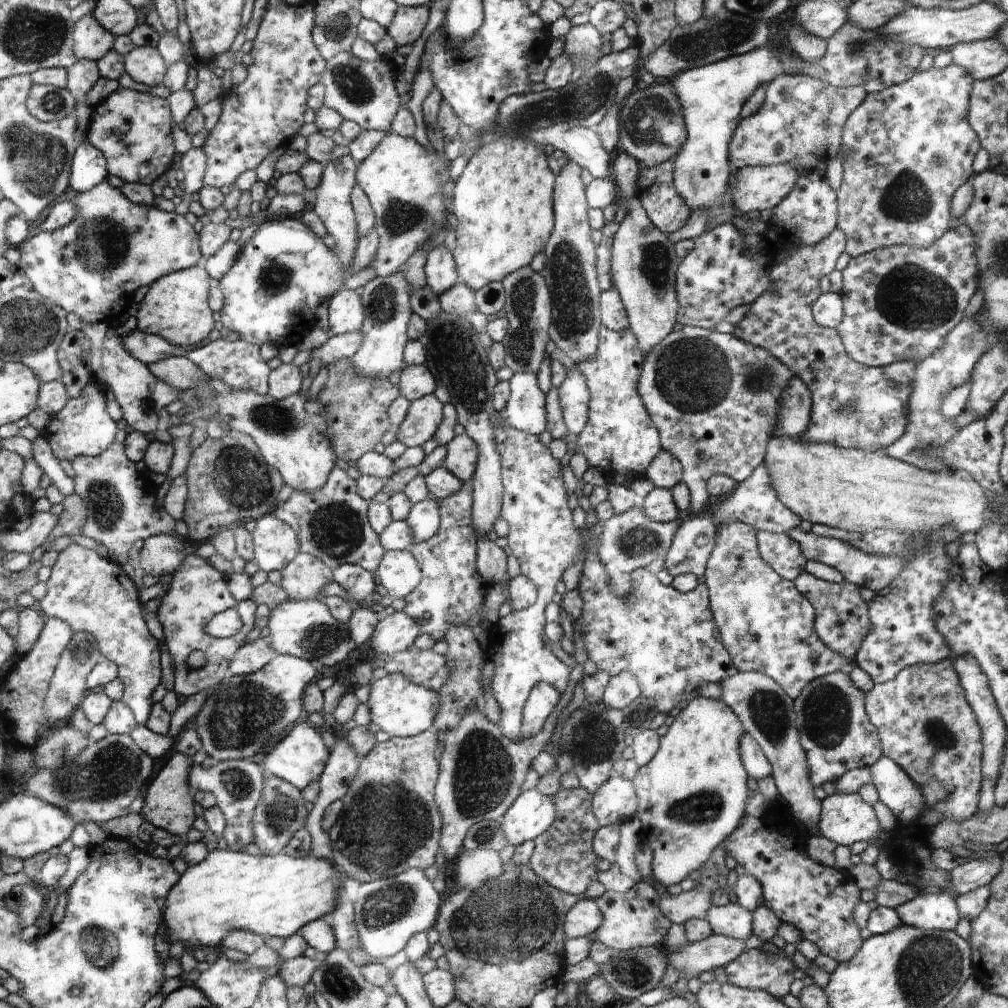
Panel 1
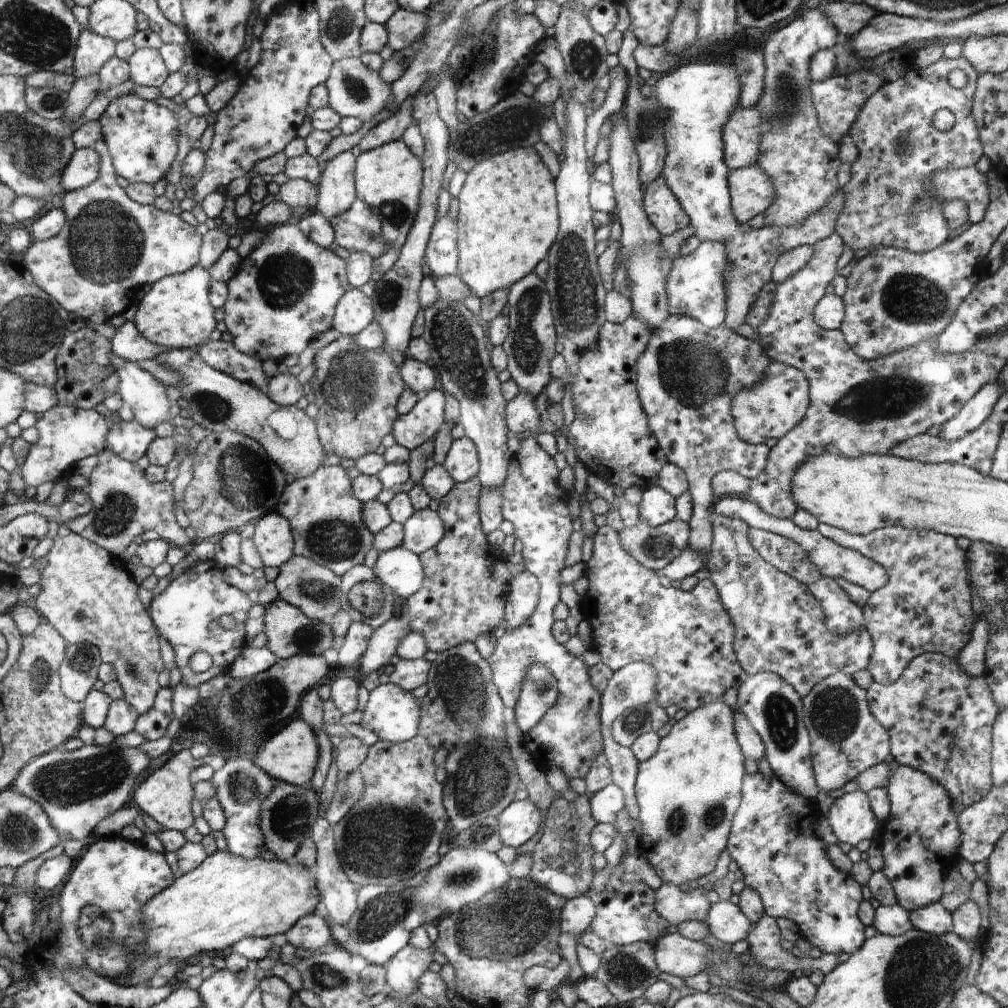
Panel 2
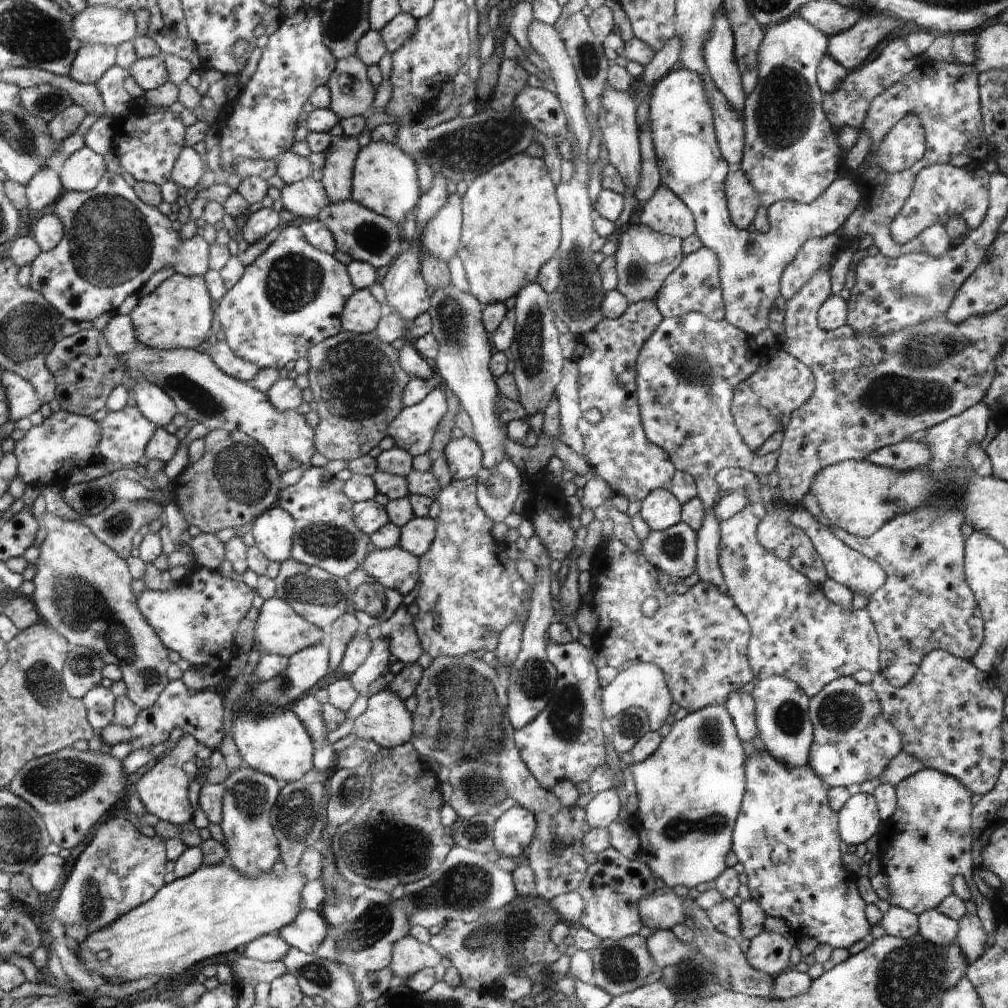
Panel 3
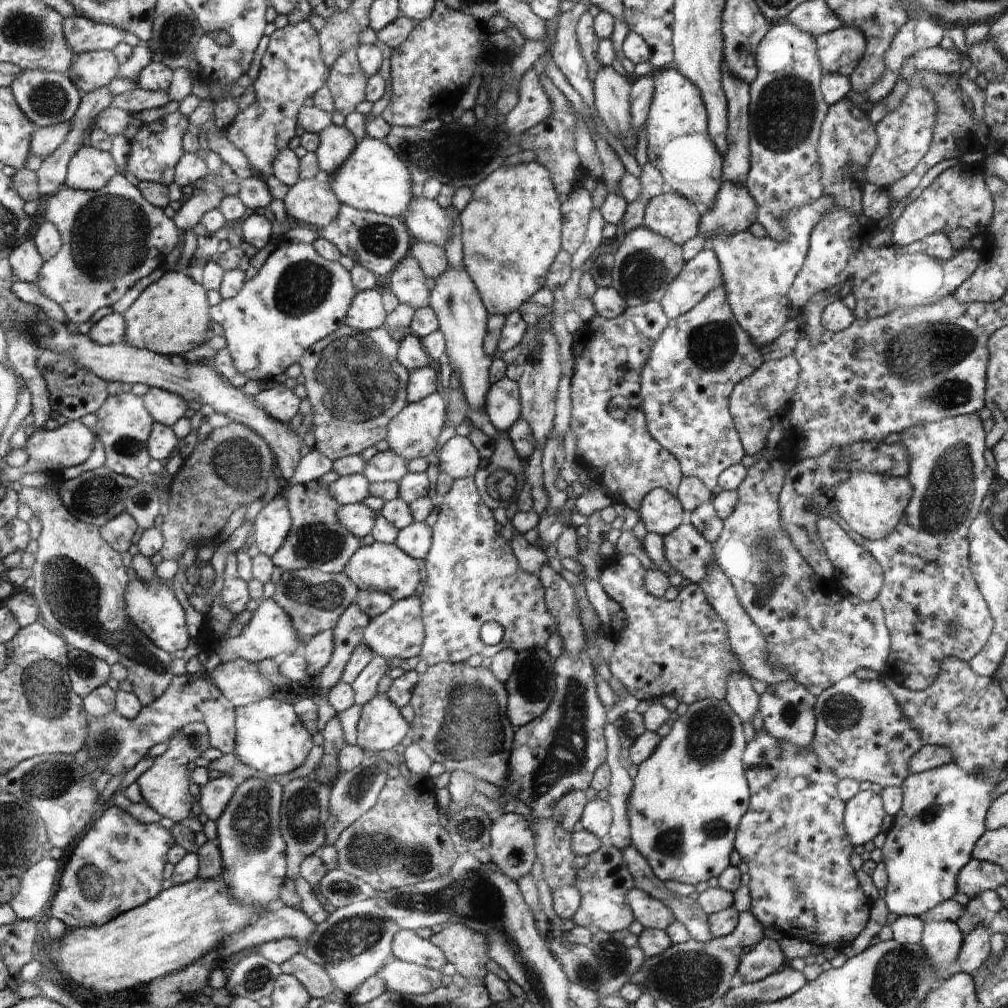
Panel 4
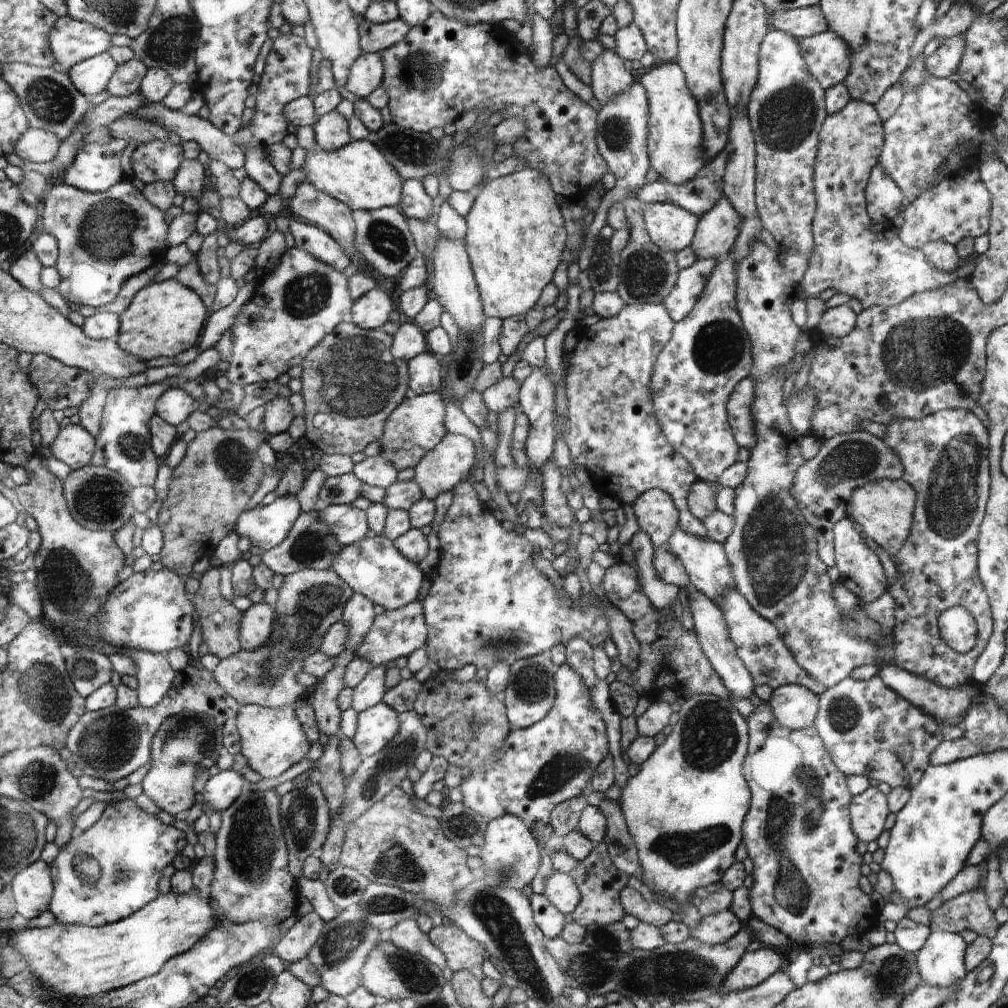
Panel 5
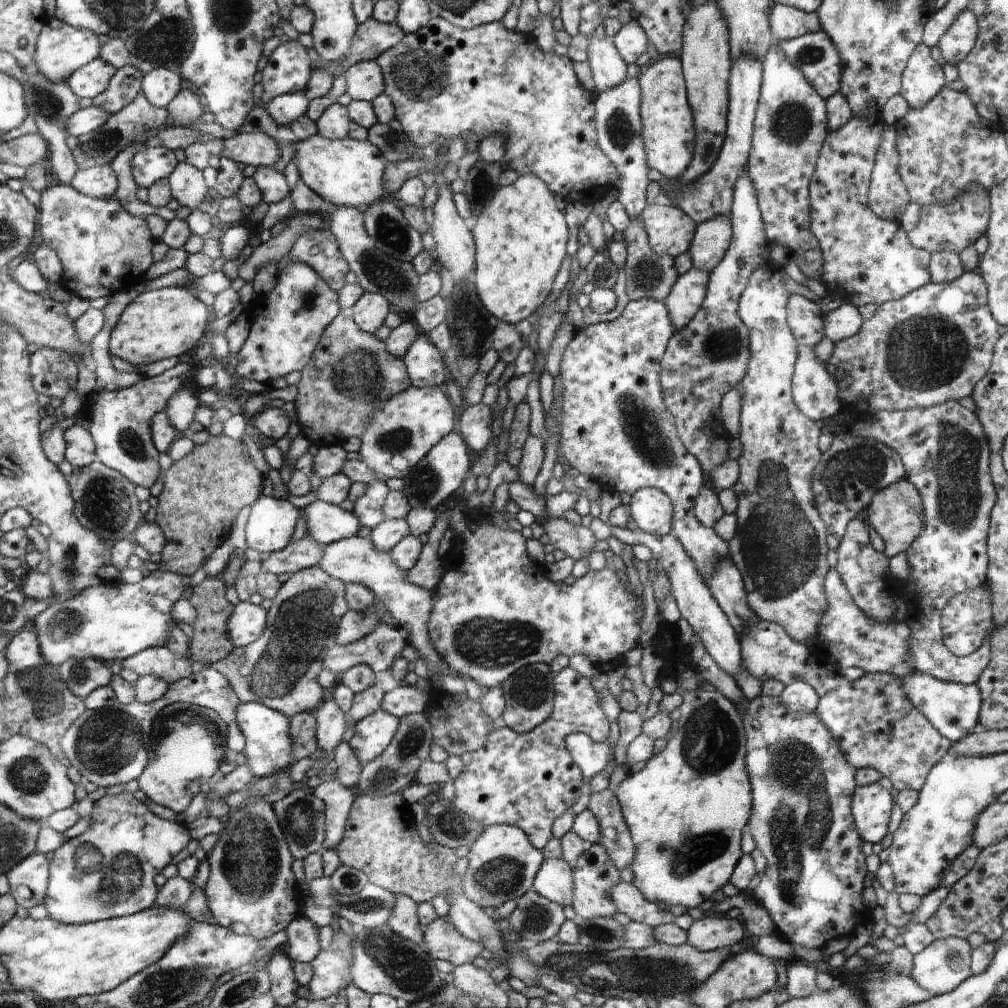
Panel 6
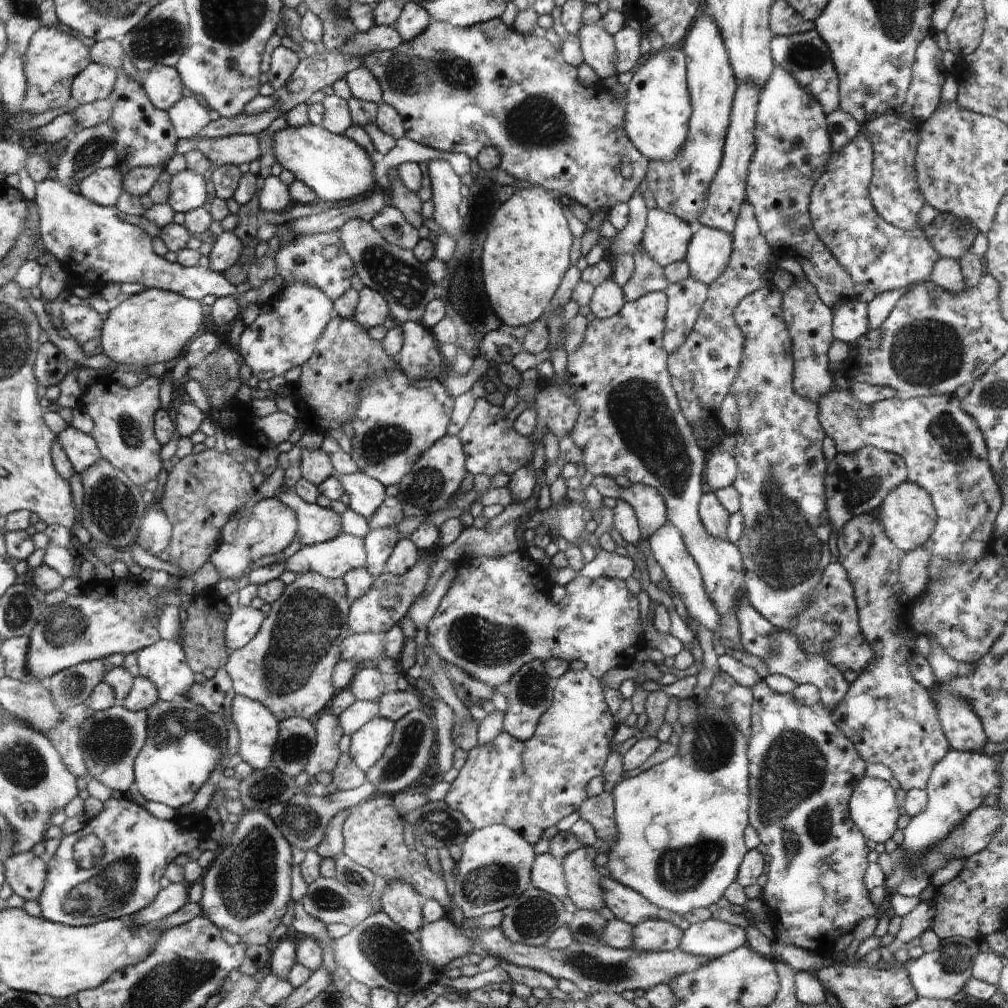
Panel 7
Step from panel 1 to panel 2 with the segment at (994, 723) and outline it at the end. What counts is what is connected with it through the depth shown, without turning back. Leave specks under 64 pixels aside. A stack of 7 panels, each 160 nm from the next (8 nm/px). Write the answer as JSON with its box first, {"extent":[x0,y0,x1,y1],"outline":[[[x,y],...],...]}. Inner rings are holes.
{"extent":[958,618,989,677],"outline":[[[981,618],[974,628],[967,646],[959,652],[958,664],[971,677],[985,674],[985,648],[989,641],[989,622]]]}

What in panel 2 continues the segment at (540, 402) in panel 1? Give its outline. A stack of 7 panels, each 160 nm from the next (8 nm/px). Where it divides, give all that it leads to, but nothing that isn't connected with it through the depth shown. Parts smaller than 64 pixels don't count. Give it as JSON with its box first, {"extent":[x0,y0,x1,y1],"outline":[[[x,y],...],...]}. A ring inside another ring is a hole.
{"extent":[507,393,542,432],"outline":[[[518,393],[507,406],[507,423],[512,432],[536,432],[542,424],[542,416],[536,412],[535,400],[530,393]]]}

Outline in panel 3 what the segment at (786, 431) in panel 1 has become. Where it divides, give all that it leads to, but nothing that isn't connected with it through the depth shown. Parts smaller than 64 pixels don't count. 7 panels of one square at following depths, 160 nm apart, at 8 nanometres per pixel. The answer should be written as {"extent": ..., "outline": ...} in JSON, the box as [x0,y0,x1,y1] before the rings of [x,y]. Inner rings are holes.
{"extent":[731,346,815,453],"outline":[[[776,346],[763,351],[762,366],[743,381],[740,388],[735,388],[731,413],[748,448],[756,453],[774,432],[787,430],[792,414],[814,394],[815,375],[803,361]]]}

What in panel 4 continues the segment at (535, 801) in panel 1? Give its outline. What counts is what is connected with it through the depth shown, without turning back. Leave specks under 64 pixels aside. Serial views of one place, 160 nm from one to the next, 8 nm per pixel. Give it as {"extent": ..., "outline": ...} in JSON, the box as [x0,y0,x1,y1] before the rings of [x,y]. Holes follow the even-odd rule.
{"extent":[489,811,534,880],"outline":[[[501,811],[494,815],[493,824],[489,833],[491,866],[496,867],[499,872],[504,872],[511,880],[519,880],[530,873],[534,866],[534,834],[528,826],[528,822],[520,814],[504,814]]]}

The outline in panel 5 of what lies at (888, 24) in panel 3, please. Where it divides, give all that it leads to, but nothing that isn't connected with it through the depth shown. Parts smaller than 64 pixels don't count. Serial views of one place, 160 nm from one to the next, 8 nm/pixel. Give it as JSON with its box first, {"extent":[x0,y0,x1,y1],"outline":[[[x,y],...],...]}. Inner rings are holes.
{"extent":[799,29,853,90],"outline":[[[829,29],[799,40],[808,72],[824,90],[843,83],[850,75],[853,63],[851,46],[839,33]]]}

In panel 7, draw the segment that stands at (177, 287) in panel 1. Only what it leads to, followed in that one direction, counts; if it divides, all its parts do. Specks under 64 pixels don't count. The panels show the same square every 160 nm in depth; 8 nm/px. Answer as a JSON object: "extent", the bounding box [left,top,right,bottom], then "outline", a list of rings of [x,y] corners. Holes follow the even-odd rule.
{"extent":[101,288,202,371],"outline":[[[150,288],[134,294],[104,316],[101,332],[103,354],[110,360],[126,366],[134,366],[136,371],[159,362],[168,363],[184,350],[184,346],[194,338],[202,324],[202,306],[182,294]]]}

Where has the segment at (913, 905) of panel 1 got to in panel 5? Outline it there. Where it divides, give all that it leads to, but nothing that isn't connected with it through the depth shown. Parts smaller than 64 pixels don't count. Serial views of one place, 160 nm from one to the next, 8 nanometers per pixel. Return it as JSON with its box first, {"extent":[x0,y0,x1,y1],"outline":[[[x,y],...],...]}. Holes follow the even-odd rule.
{"extent":[917,930,967,986],"outline":[[[931,930],[924,946],[917,953],[923,983],[952,986],[967,976],[967,944],[958,933]]]}

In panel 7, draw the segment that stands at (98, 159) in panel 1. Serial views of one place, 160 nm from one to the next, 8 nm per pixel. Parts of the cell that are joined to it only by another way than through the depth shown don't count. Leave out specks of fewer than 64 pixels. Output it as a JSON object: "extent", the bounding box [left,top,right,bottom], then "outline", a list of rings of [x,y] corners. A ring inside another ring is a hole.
{"extent":[78,168,123,207],"outline":[[[115,168],[99,169],[86,176],[78,189],[91,202],[114,207],[123,195],[123,174]]]}

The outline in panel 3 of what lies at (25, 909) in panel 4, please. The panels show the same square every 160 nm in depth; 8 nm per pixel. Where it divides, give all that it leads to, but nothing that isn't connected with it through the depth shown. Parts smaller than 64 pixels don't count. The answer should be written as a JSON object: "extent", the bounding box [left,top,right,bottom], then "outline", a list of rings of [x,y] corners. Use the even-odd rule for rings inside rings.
{"extent":[30,854,66,895],"outline":[[[47,854],[33,866],[30,875],[34,886],[42,894],[48,895],[58,888],[64,872],[66,872],[66,859],[60,855]]]}

